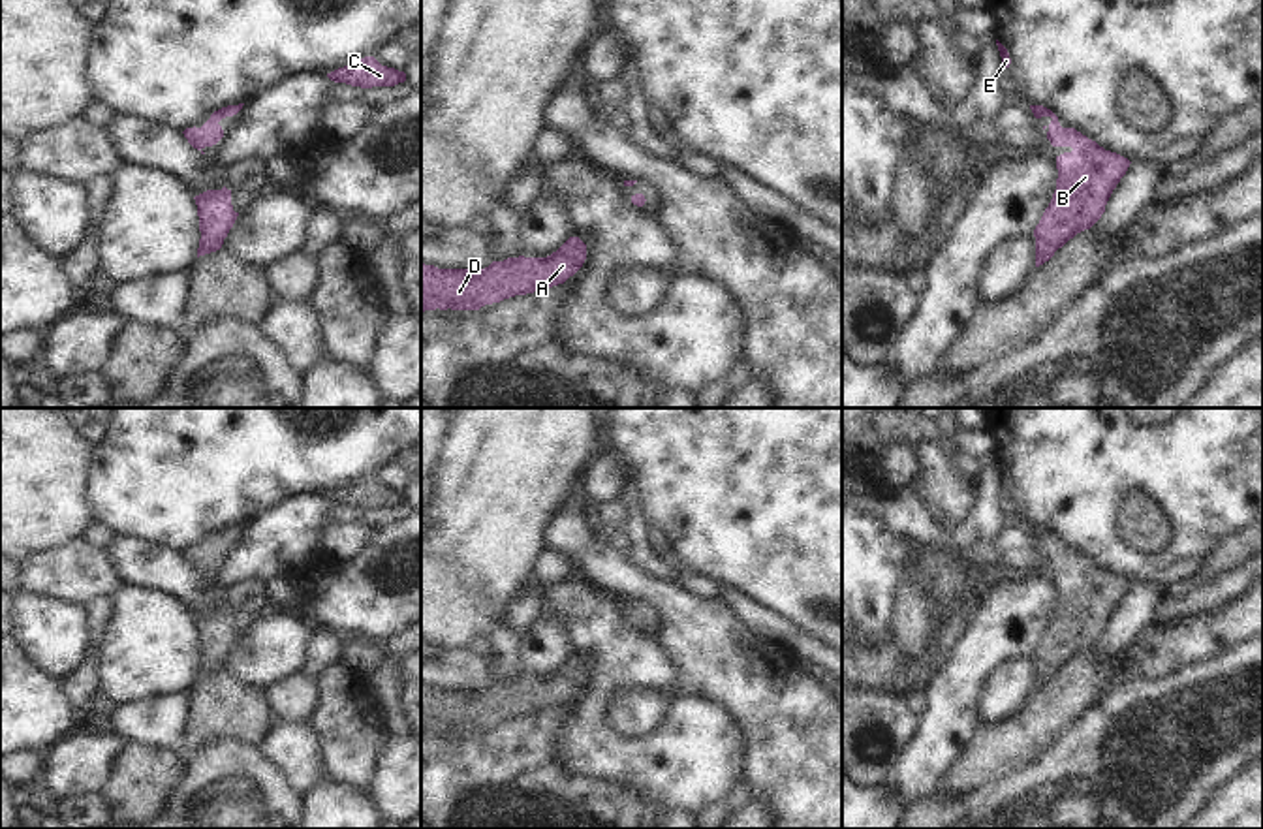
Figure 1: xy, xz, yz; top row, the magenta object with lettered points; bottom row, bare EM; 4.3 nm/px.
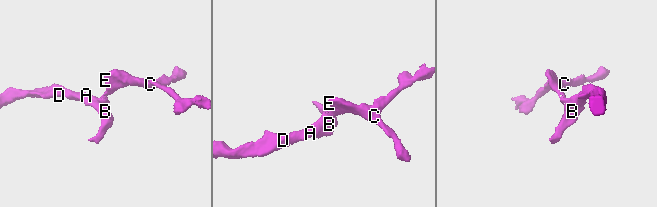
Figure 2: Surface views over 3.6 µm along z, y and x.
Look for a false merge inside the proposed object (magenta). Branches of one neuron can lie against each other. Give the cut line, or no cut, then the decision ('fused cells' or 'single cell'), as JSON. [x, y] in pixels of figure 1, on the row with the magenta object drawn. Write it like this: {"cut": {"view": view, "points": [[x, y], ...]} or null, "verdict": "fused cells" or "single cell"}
{"cut": null, "verdict": "single cell"}

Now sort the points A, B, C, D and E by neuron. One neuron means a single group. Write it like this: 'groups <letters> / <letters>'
groups A B C D E

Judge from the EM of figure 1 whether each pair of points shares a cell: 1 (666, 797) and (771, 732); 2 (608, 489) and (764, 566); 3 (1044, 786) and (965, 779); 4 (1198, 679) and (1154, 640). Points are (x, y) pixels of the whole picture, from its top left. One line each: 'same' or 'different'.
1: different
2: different
3: different
4: different

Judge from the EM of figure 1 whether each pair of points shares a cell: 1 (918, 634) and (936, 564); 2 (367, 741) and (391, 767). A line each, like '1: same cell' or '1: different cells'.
1: different cells
2: different cells

